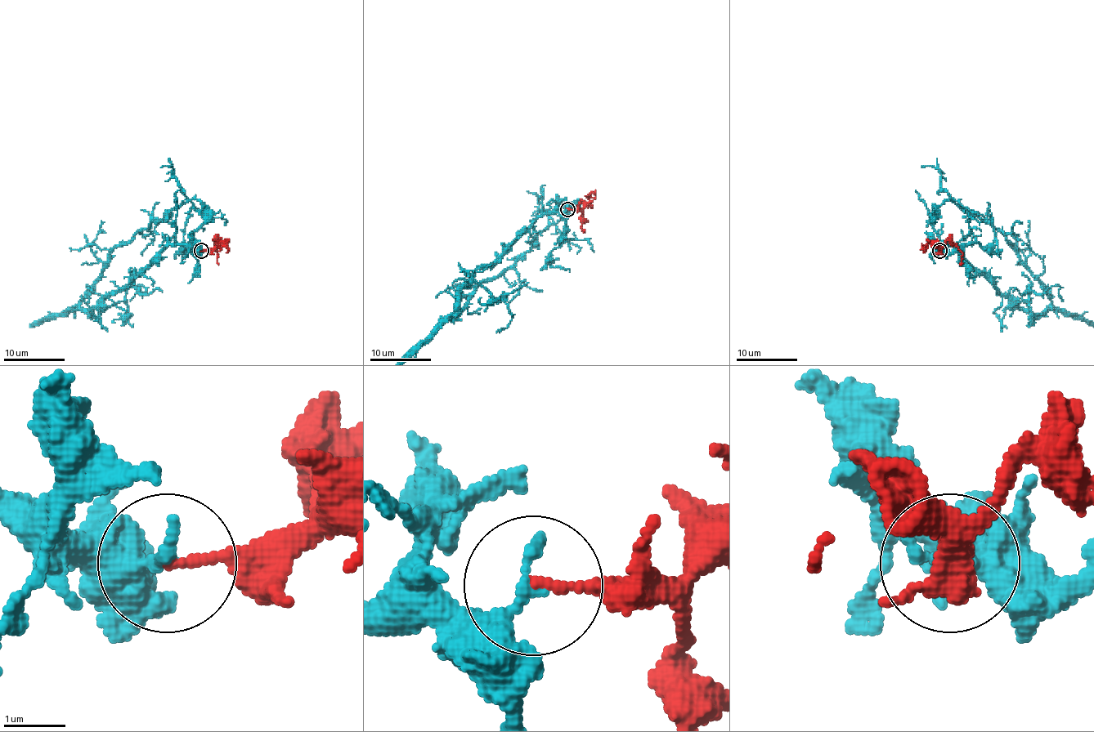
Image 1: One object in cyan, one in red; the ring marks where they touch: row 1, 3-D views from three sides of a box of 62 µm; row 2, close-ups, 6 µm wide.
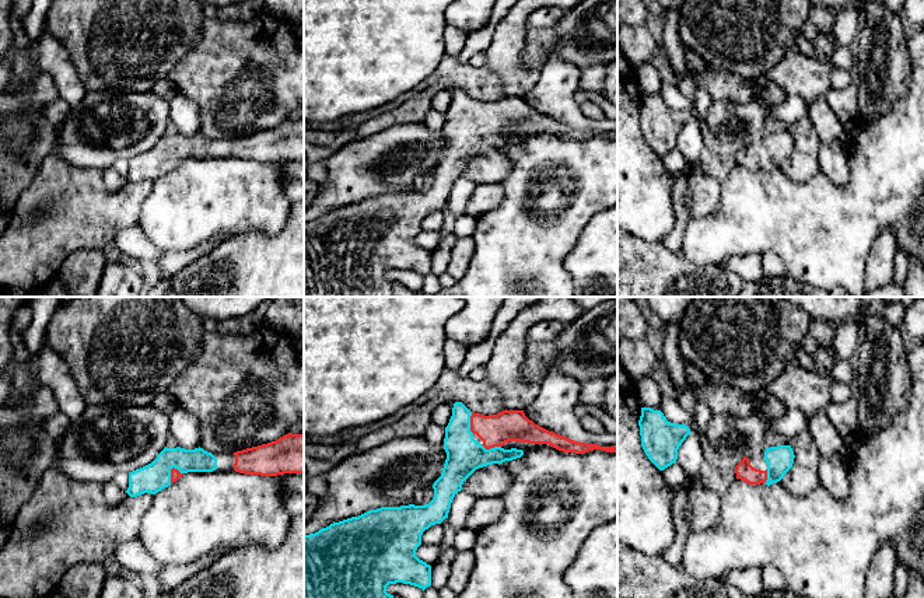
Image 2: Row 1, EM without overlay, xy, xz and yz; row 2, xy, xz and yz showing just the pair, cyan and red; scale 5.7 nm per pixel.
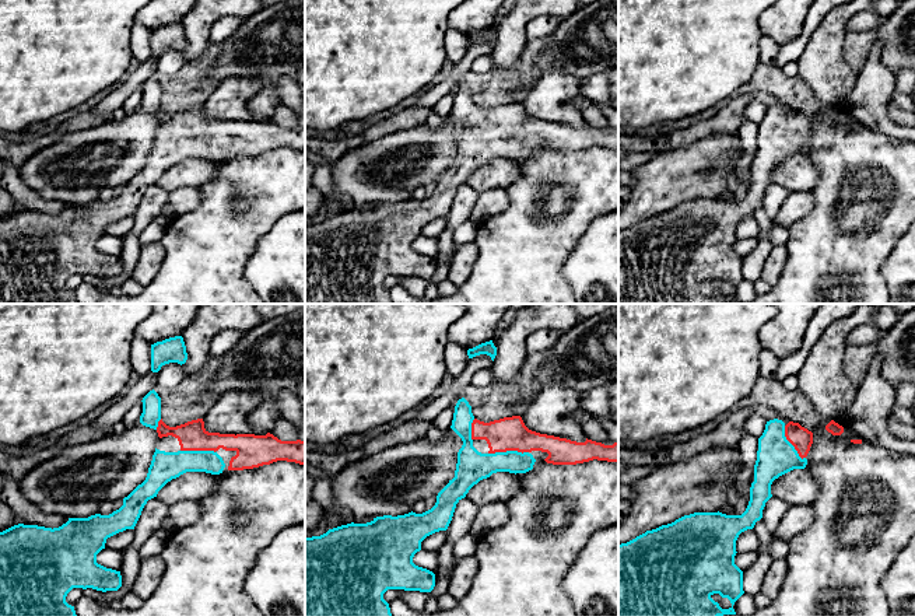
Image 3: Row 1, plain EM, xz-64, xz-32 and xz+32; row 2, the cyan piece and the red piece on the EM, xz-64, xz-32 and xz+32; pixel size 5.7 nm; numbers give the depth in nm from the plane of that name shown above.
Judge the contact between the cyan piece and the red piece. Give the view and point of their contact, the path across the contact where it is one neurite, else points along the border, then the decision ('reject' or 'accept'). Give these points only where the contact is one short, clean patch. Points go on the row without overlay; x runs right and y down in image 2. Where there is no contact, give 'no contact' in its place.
meets cyan in xy at (170, 161); runs through xy (153, 164), (170, 161), (175, 160); accept

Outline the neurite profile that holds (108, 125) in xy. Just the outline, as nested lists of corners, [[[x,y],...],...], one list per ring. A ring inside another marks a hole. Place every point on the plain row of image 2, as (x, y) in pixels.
[[[88,91],[81,104],[70,108],[53,150],[74,168],[106,171],[119,158],[130,160],[151,150],[167,133],[169,102],[147,92]]]

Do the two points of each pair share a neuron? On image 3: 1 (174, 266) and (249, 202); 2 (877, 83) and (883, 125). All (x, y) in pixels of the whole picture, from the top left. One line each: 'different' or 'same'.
1: same
2: same

